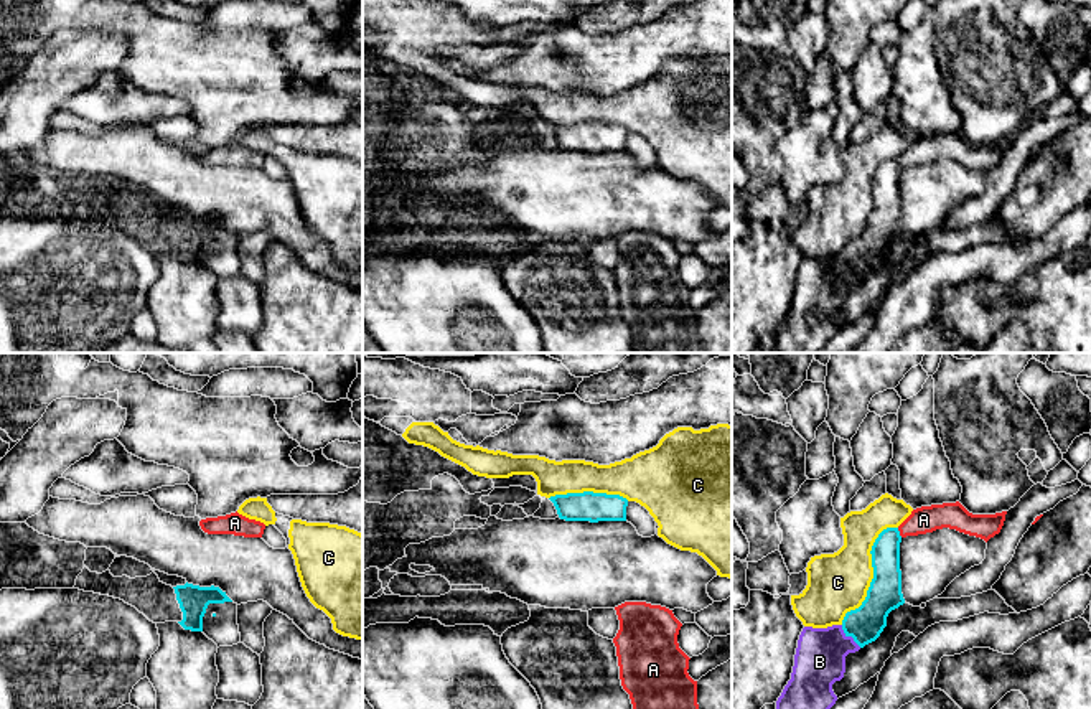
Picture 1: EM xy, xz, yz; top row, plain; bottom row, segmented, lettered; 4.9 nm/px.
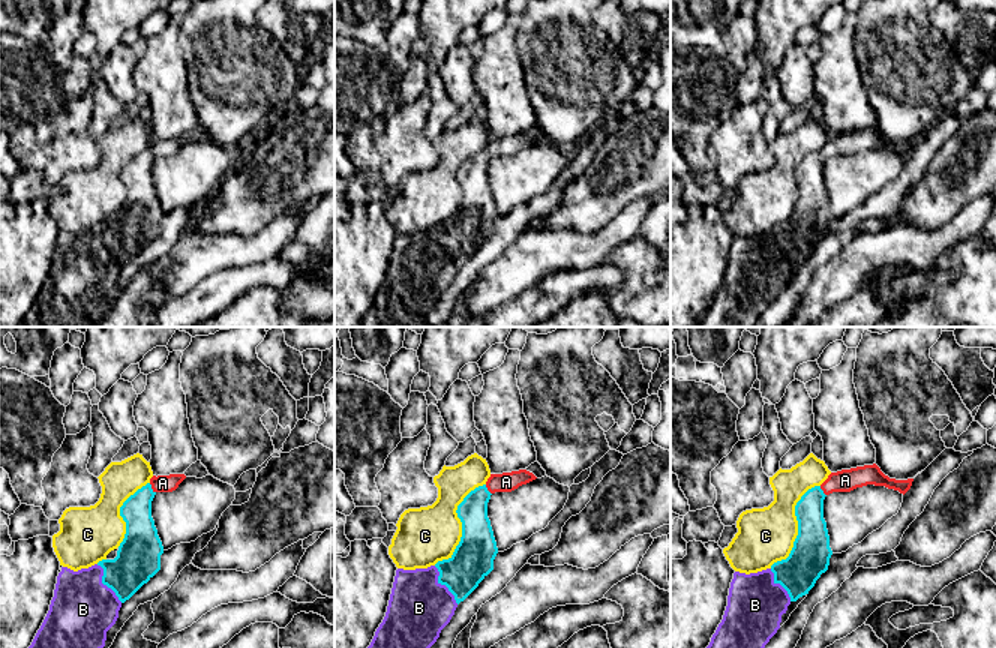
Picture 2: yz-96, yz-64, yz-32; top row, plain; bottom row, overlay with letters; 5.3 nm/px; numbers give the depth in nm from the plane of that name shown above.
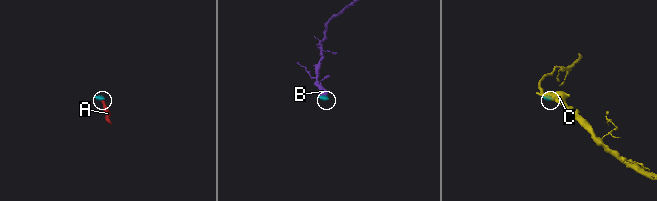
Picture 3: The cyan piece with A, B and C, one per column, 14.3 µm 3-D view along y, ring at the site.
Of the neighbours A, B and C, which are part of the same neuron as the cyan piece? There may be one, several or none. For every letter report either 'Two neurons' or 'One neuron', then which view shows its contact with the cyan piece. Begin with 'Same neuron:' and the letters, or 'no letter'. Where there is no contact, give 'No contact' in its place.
Same neuron: A, B
A: One neuron. Touches cyan in yz
B: One neuron. Touches cyan in yz
C: Two neurons. Touches cyan in yz

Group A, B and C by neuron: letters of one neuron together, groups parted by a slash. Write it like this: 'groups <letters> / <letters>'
groups A B / C

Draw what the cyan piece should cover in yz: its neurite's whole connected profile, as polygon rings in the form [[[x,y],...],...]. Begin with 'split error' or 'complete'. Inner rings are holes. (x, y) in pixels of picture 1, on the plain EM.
split error; [[[956,132],[916,139],[898,158],[883,160],[870,181],[873,209],[862,236],[847,242],[840,256],[803,259],[791,310],[776,331],[773,353],[819,353],[836,335],[832,315],[844,308],[845,287],[875,272],[887,257],[888,244],[905,234],[900,201],[903,168],[949,158],[987,173],[1000,163],[1005,145],[972,145]]]

